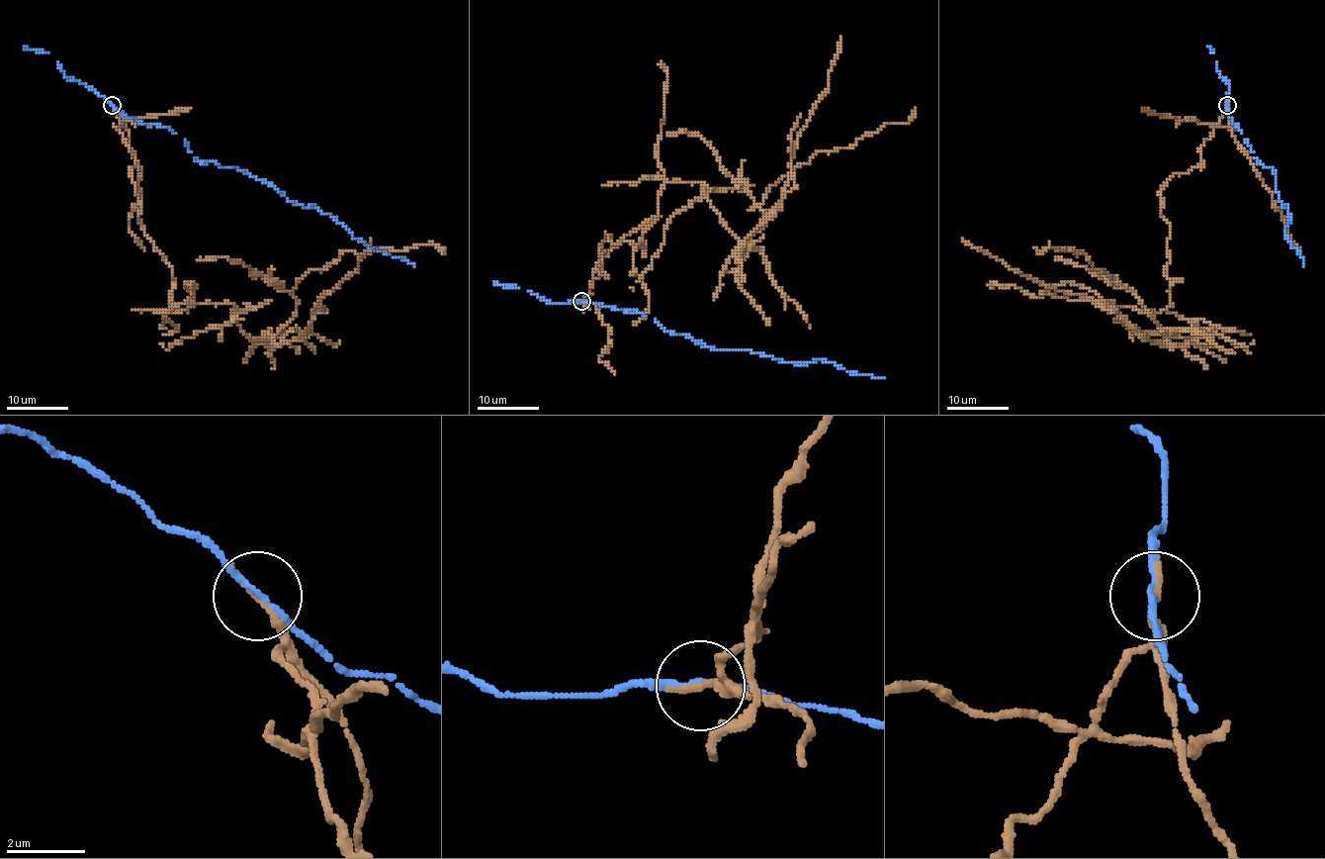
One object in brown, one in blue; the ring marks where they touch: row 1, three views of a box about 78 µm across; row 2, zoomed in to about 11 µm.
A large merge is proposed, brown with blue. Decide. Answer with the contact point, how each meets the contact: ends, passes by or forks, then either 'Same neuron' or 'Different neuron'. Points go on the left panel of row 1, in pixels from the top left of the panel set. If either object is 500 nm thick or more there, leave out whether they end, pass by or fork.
Place: (112, 105). At the ring brown ends. At the ring blue passes by. Different neuron

